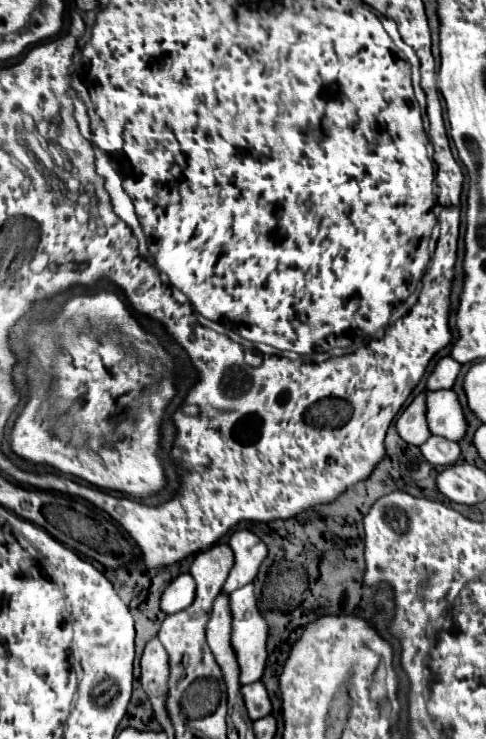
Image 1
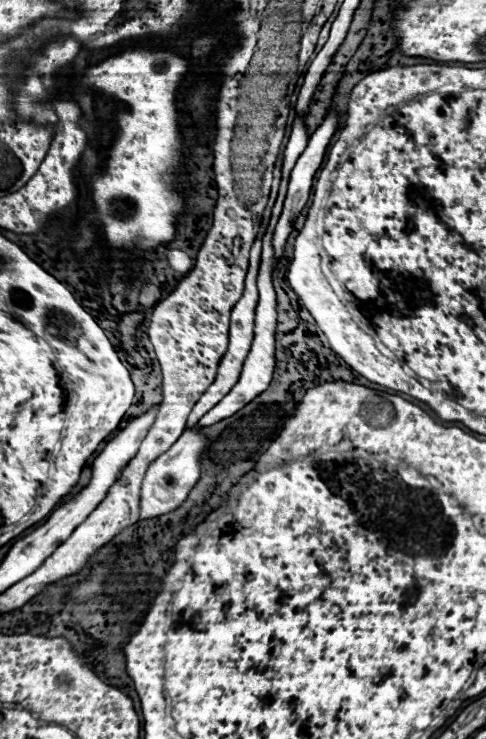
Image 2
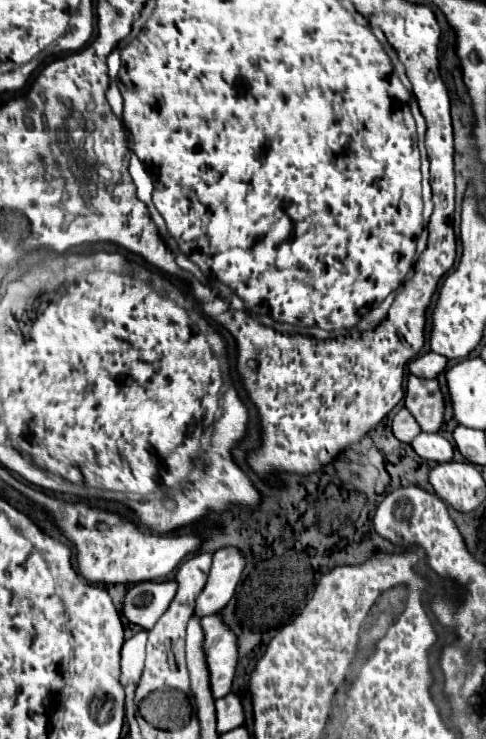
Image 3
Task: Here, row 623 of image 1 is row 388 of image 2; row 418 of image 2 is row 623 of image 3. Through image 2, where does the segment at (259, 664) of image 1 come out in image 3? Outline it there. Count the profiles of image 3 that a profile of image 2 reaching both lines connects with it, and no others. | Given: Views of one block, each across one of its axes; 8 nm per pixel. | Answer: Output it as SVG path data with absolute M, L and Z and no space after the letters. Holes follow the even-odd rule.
M218 614L202 618L202 630L202 648L206 648L206 666L210 668L210 690L218 700L230 692L236 672L238 644L236 636L226 628Z

